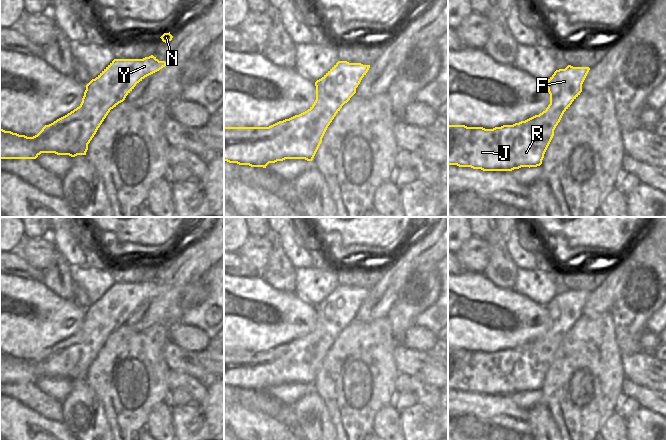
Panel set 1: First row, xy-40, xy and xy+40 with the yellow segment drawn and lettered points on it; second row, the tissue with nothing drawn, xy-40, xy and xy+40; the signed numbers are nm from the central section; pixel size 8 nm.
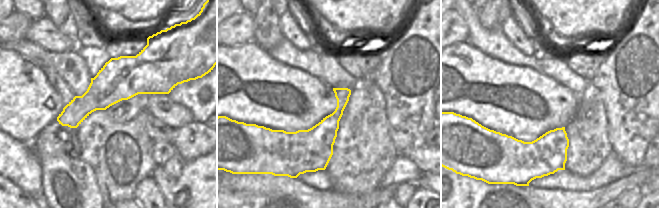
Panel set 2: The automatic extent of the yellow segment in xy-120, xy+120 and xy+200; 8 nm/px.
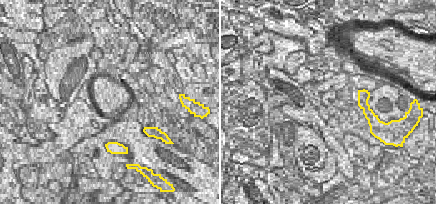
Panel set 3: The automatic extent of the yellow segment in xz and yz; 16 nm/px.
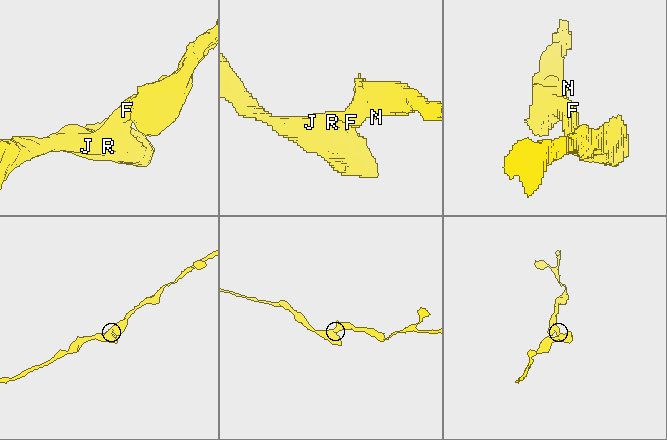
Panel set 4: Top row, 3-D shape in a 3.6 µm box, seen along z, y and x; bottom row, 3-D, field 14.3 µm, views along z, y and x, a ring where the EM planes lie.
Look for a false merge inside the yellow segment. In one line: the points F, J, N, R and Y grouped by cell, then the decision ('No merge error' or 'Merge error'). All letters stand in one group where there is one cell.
Groups: F J N R Y. No merge error.

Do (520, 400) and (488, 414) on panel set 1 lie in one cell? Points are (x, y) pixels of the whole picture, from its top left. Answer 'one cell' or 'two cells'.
two cells

